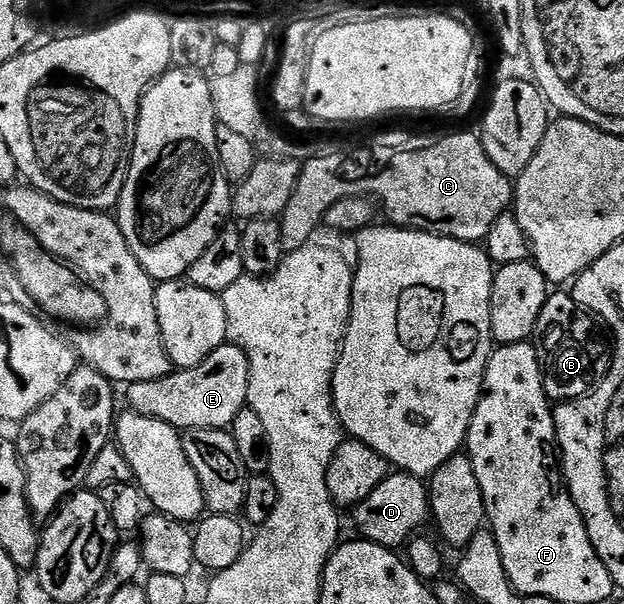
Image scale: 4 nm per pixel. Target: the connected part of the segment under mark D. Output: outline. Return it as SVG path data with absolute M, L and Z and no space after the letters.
M391 471L364 502L356 509L358 515L357 535L364 540L371 540L385 548L401 549L419 531L422 523L427 523L430 516L430 494L423 477L407 472Z

